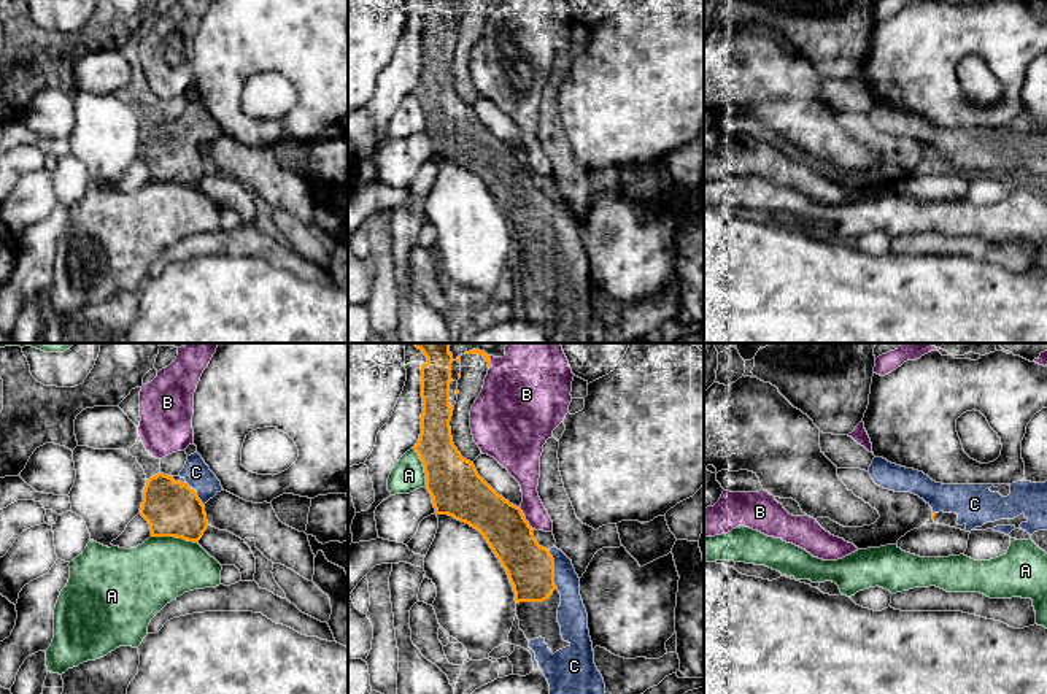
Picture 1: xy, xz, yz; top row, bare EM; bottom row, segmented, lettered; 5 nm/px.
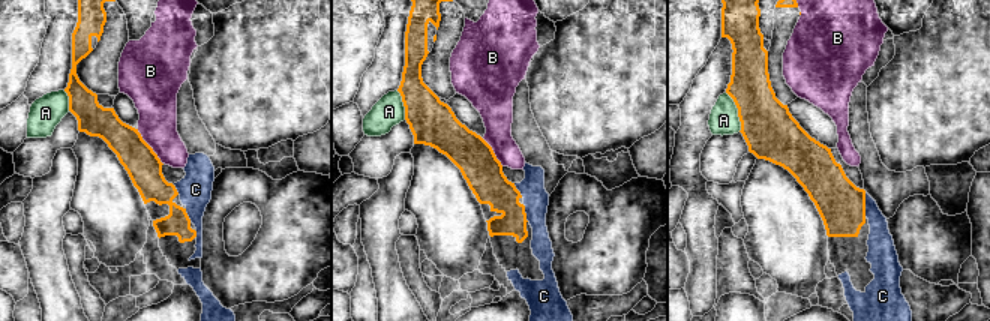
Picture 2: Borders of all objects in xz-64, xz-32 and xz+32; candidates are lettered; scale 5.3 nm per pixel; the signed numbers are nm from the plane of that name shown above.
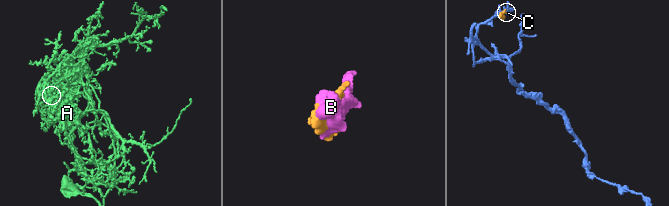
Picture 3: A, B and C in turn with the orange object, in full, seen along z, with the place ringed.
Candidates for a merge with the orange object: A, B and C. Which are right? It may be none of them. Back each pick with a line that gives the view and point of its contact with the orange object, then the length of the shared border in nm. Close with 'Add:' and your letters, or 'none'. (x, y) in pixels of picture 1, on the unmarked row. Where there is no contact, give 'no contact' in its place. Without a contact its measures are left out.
C: contact xz (553, 213); length 200 nm
Add: C

